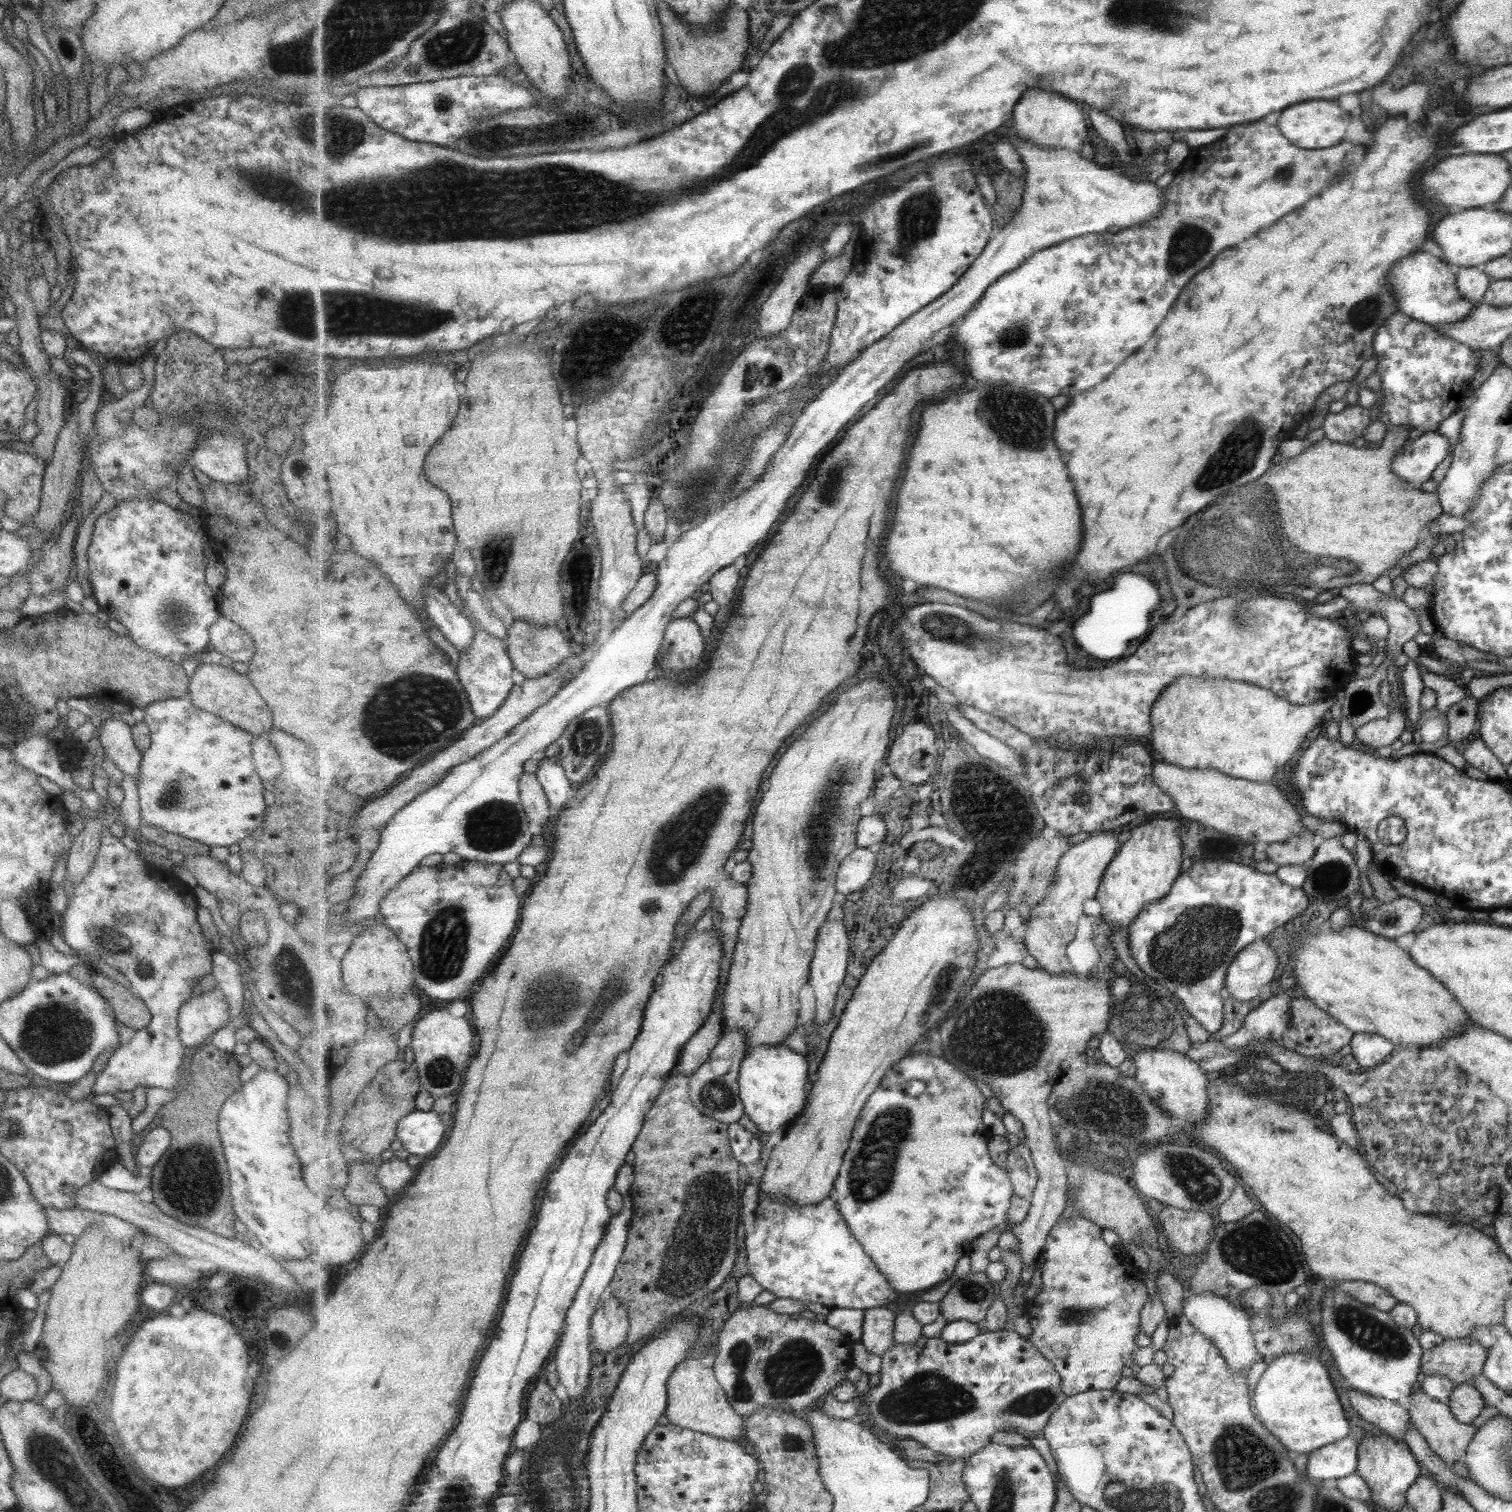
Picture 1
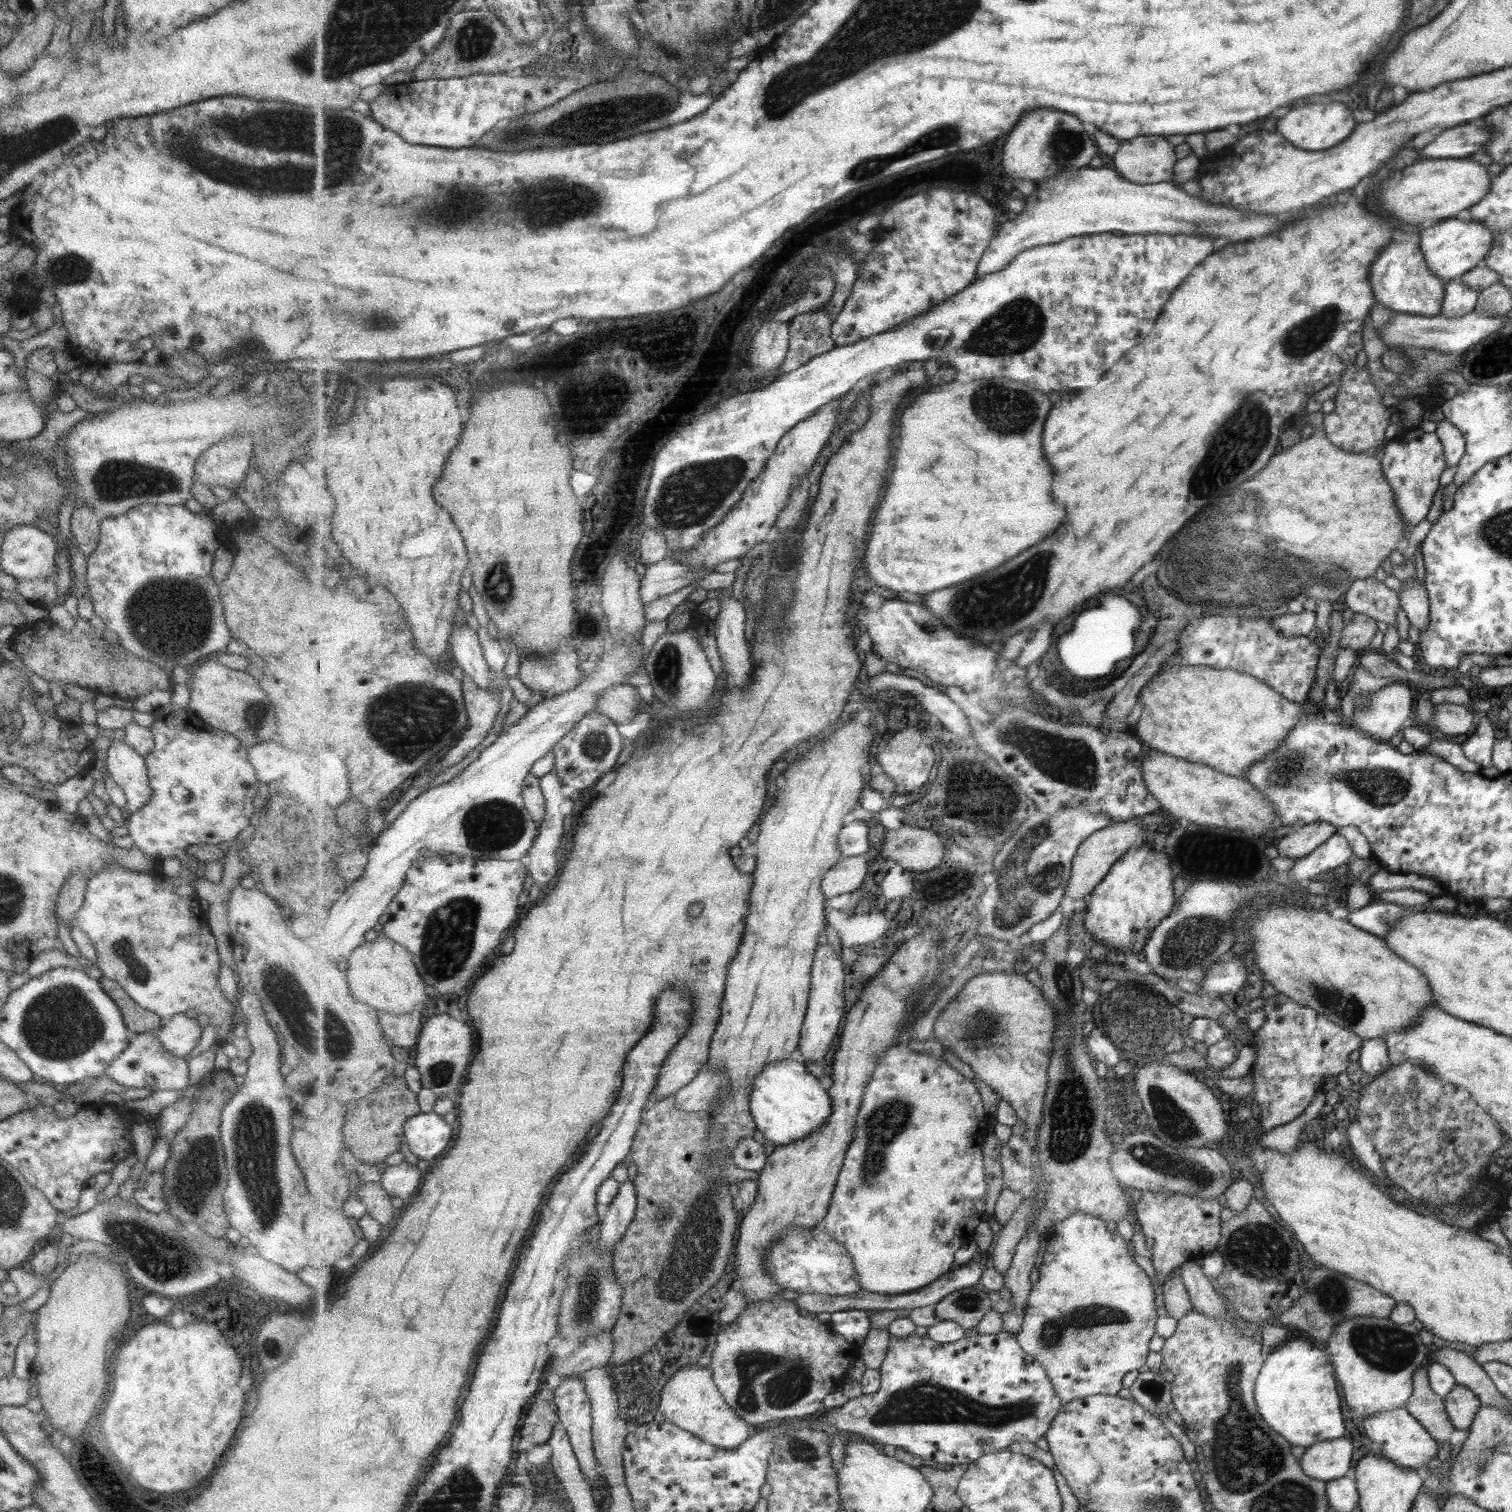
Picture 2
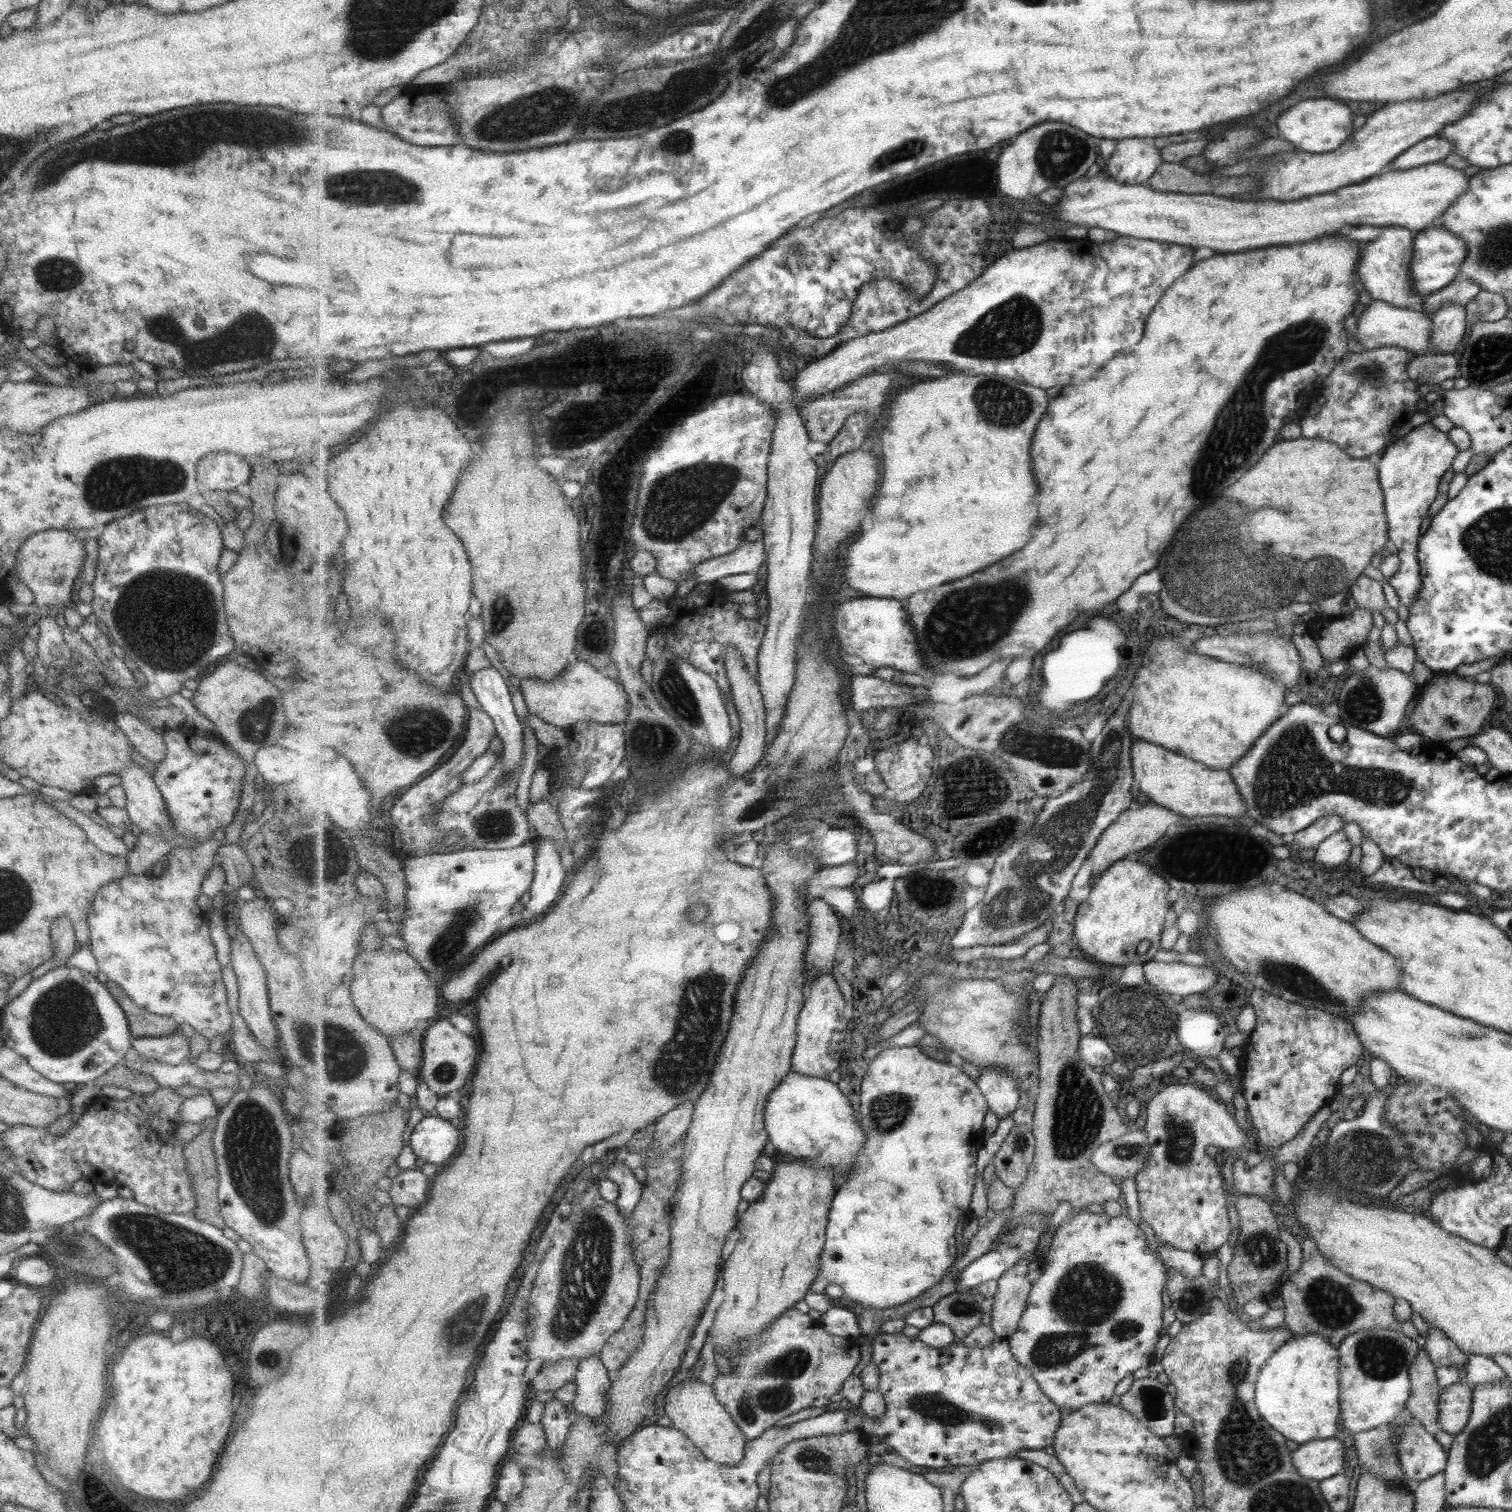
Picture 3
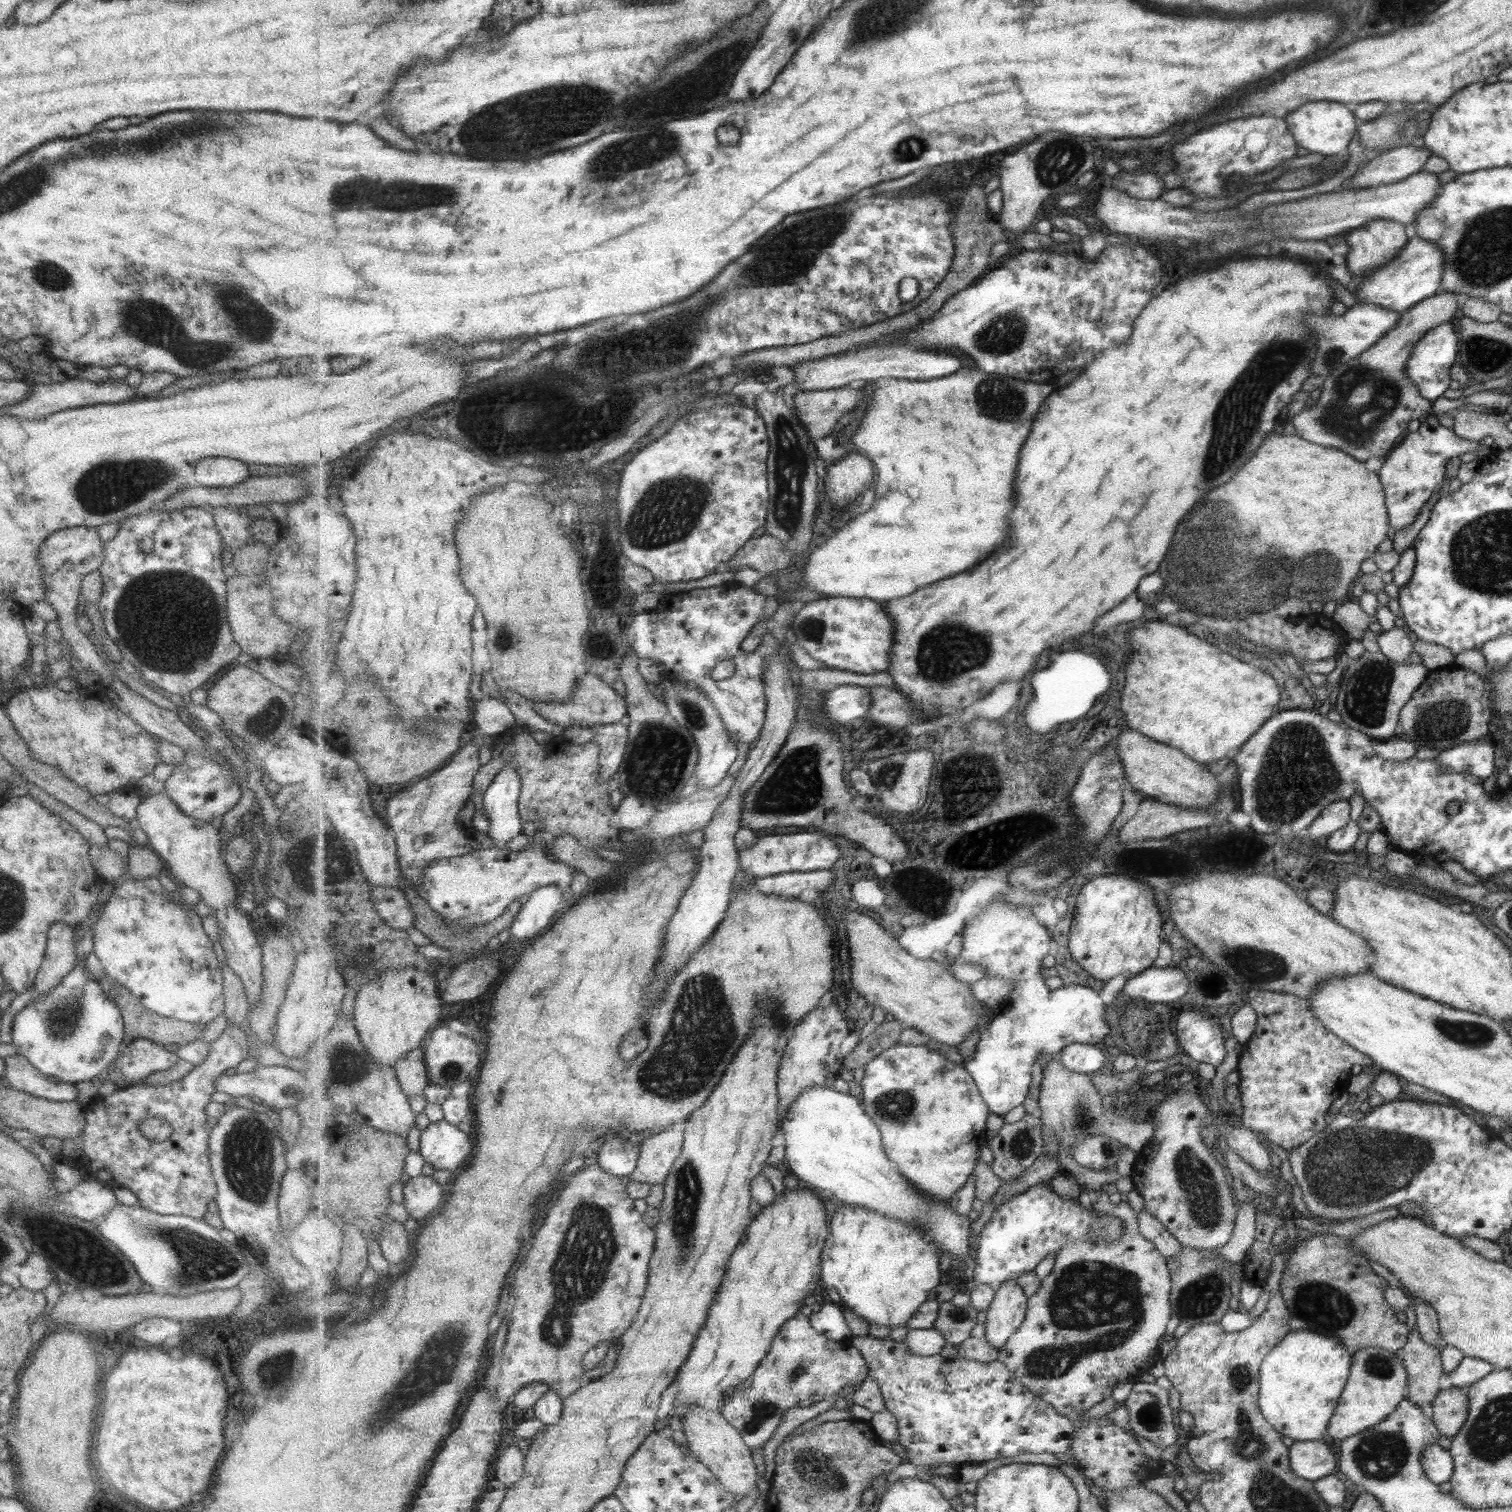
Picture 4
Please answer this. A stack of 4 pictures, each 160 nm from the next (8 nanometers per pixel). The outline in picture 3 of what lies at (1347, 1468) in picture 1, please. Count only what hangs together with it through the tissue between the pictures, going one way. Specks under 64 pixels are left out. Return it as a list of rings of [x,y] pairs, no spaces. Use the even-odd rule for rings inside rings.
[[[1340,1438],[1304,1442],[1291,1453],[1298,1473],[1303,1478],[1319,1481],[1342,1472],[1344,1456]]]

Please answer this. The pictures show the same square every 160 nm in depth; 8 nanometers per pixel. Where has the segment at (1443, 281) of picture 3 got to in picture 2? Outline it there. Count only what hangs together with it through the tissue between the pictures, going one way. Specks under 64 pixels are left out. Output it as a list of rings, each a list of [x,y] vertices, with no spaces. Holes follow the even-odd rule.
[[[1456,217],[1439,220],[1431,228],[1421,230],[1418,236],[1418,247],[1422,251],[1426,265],[1435,276],[1446,282],[1449,279],[1461,278],[1467,271],[1479,266],[1490,253],[1494,243],[1494,235],[1484,224],[1458,220]]]

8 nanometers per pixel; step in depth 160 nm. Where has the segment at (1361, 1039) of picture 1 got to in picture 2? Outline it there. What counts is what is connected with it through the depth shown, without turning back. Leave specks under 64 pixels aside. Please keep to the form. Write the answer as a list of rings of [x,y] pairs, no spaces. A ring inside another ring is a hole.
[[[1382,1037],[1363,1039],[1358,1051],[1357,1063],[1364,1074],[1364,1079],[1377,1078],[1390,1069],[1390,1057]]]

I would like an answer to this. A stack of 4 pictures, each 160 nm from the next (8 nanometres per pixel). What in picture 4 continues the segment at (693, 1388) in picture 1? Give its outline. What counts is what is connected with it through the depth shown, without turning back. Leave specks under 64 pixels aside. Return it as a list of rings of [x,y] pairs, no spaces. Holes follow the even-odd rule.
[[[693,1405],[680,1424],[687,1435],[688,1446],[698,1459],[706,1464],[718,1476],[726,1489],[738,1500],[753,1488],[757,1480],[757,1468],[751,1455],[752,1448],[744,1441],[742,1434],[733,1426],[719,1410],[709,1410]]]

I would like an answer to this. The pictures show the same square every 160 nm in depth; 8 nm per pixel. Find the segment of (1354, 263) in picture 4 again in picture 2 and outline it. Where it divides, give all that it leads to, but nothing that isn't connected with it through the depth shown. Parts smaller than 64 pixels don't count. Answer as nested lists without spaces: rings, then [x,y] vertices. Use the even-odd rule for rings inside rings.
[[[1393,241],[1378,256],[1370,268],[1370,285],[1375,286],[1373,294],[1378,298],[1378,304],[1390,308],[1392,312],[1430,316],[1440,314],[1445,286],[1442,278],[1430,271],[1417,245]]]

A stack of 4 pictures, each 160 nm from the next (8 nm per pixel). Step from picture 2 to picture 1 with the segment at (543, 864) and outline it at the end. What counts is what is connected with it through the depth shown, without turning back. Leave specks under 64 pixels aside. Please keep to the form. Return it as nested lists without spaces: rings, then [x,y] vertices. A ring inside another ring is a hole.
[[[544,754],[540,757],[541,760],[535,773],[544,786],[550,803],[555,809],[561,811],[565,803],[576,794],[576,786],[569,780],[563,766]]]

